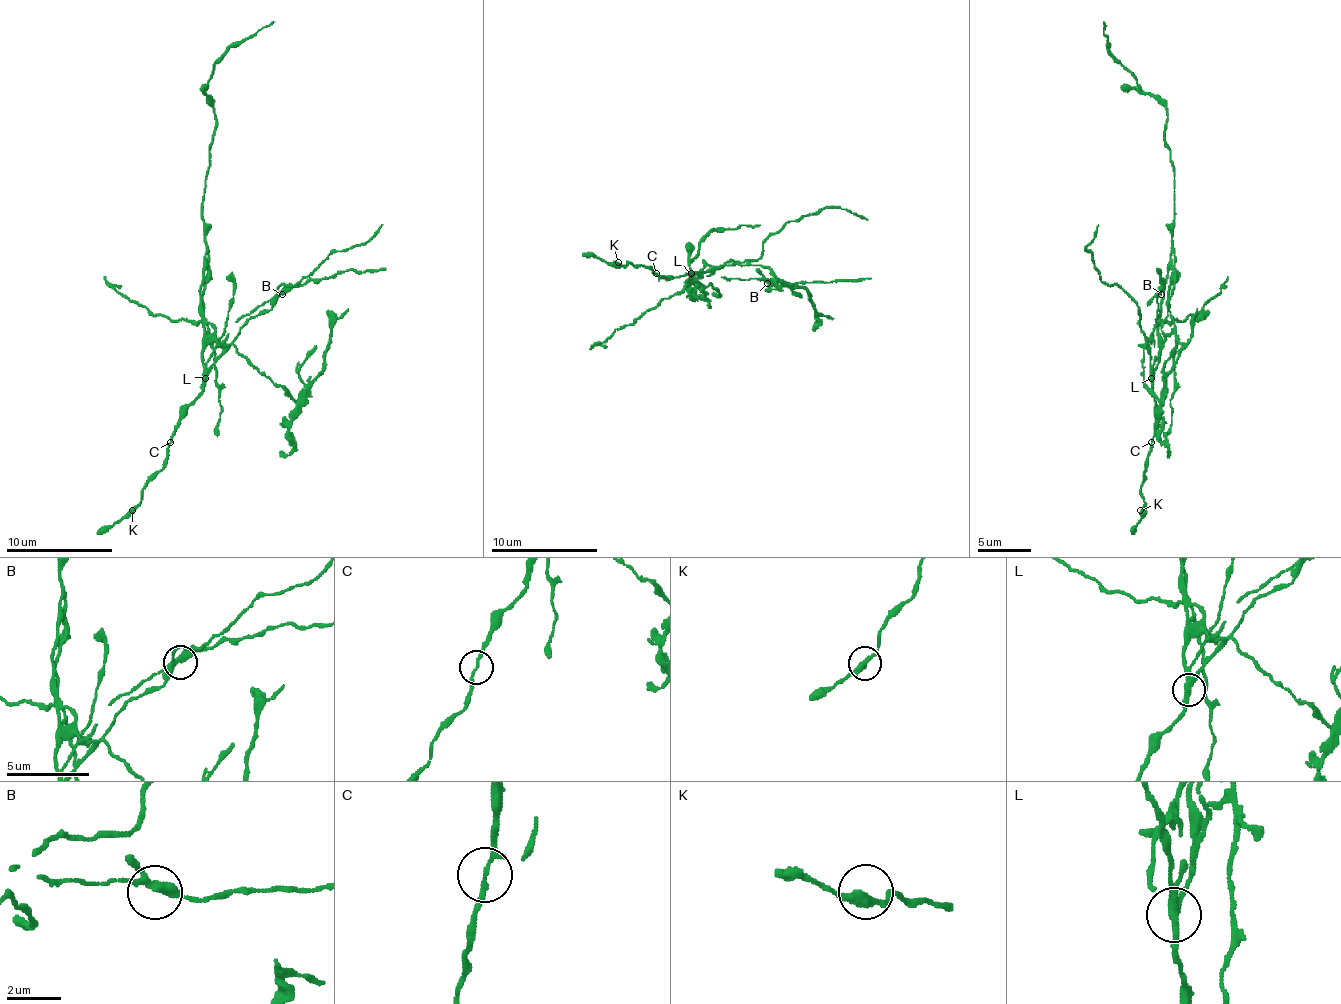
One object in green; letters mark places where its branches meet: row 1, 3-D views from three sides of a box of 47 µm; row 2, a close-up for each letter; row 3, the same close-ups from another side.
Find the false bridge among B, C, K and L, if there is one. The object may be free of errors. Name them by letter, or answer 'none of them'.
L

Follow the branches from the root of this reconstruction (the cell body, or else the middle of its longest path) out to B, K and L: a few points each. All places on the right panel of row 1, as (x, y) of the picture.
B: (1167, 273), (1161, 318), (1153, 326), (1153, 337), (1145, 345), (1145, 334), (1140, 326), (1140, 308), (1161, 294)
K: (1167, 273), (1159, 326), (1159, 364), (1153, 372), (1156, 436), (1148, 454), (1145, 481), (1140, 486), (1140, 510)
L: (1167, 273), (1159, 326), (1159, 364), (1151, 377)

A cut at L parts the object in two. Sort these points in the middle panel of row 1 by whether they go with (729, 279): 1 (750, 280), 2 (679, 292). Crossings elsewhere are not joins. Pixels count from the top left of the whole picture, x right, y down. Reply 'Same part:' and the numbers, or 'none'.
Same part: 1

